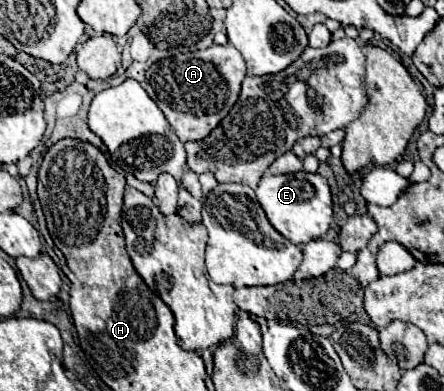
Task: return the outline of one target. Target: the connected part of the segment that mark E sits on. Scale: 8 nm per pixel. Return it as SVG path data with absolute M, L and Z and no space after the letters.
M298 171L294 175L266 173L256 187L256 197L262 209L266 211L266 217L272 223L272 227L294 245L320 239L332 225L332 193L328 181L318 173L306 171Z

